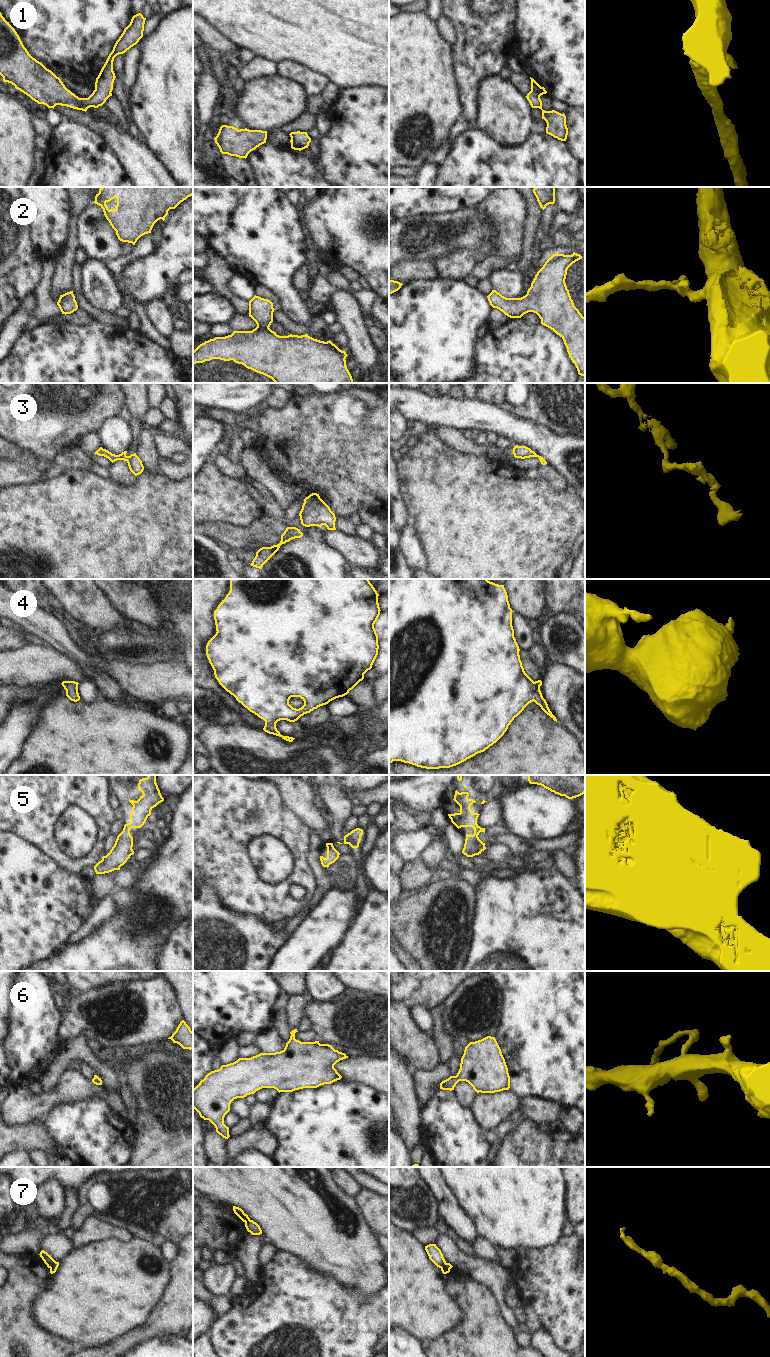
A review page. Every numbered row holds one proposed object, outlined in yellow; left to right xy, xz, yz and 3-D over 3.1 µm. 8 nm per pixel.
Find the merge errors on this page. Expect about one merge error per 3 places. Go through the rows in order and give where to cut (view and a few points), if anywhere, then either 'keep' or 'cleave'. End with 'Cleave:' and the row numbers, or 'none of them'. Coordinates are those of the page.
1: no cut | keep
2: no cut | keep
3: no cut | keep
4: no cut | keep
5: no cut | keep
6: no cut | keep
7: xy (55, 1261), (49, 1267) | cleave
Cleave: 7

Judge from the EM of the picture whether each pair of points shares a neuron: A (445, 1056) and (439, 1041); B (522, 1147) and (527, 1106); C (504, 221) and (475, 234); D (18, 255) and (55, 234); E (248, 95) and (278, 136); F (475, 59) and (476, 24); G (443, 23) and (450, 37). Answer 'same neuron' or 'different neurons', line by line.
A: same neuron
B: different neurons
C: different neurons
D: different neurons
E: different neurons
F: same neuron
G: same neuron

